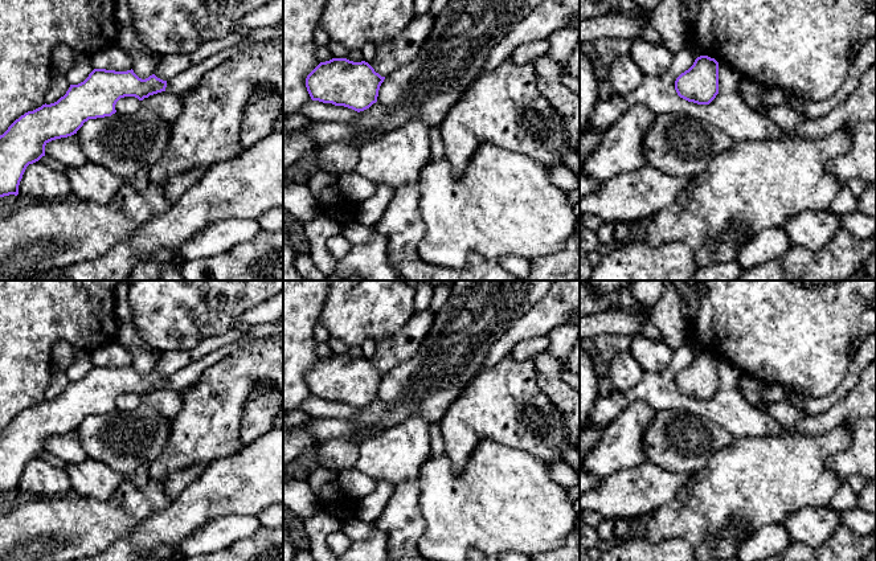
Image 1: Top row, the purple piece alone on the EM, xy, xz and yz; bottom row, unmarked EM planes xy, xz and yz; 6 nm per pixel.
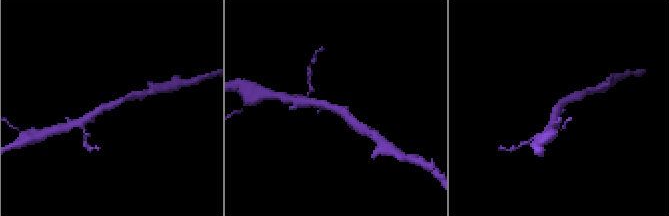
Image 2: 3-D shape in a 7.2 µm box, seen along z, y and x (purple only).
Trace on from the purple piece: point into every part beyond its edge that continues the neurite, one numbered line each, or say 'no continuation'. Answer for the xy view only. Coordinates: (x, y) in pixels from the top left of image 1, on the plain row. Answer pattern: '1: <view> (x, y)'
no continuation

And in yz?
no continuation

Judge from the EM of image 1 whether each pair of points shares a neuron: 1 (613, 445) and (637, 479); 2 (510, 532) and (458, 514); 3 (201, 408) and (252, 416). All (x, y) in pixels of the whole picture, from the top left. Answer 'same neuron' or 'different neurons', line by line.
1: different neurons
2: same neuron
3: different neurons

